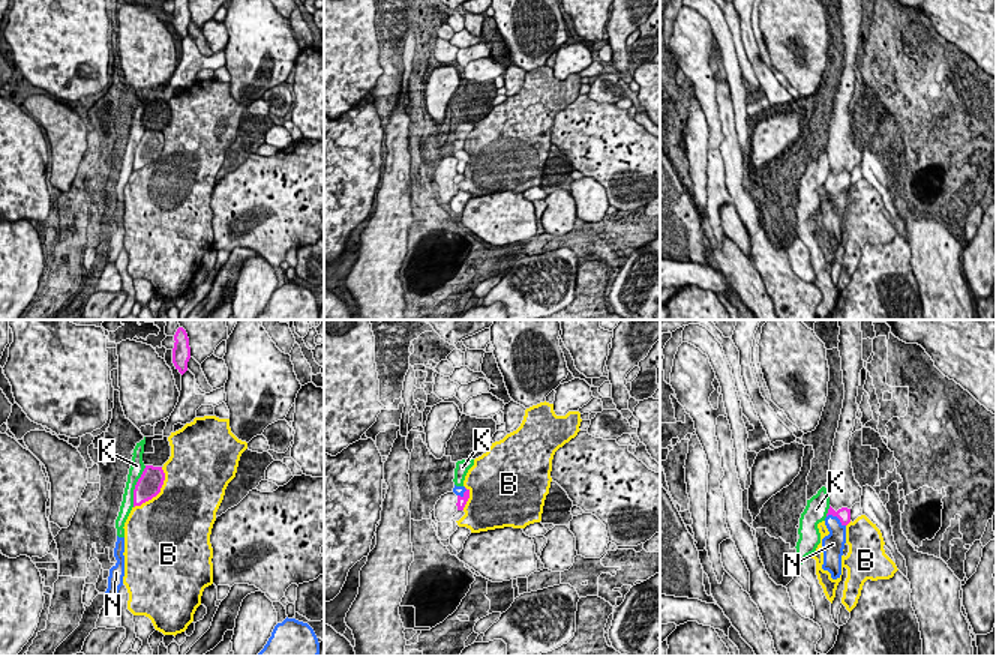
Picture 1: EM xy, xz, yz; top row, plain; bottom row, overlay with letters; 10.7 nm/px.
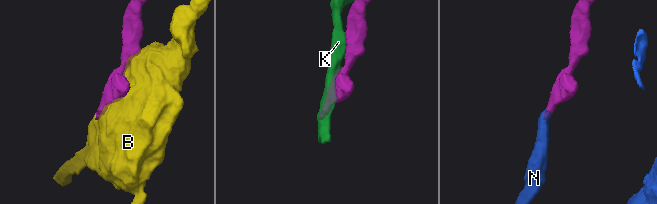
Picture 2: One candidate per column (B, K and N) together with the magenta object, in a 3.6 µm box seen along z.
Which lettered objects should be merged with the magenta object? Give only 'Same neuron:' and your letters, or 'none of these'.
Same neuron: N

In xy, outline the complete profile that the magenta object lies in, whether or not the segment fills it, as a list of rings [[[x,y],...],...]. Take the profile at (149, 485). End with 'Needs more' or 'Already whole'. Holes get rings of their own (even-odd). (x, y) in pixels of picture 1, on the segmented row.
[[[146,465],[134,489],[134,507],[152,500],[160,492],[165,480],[162,467]]]. Already whole

